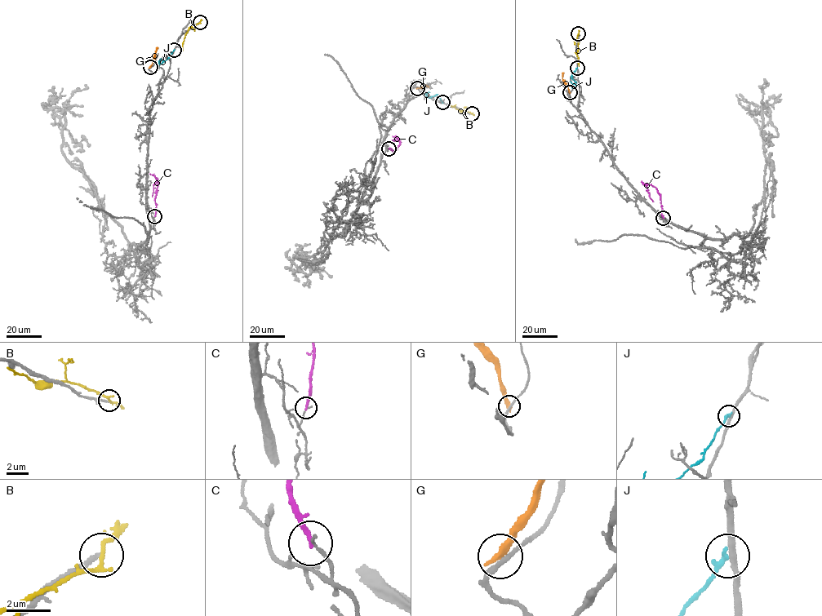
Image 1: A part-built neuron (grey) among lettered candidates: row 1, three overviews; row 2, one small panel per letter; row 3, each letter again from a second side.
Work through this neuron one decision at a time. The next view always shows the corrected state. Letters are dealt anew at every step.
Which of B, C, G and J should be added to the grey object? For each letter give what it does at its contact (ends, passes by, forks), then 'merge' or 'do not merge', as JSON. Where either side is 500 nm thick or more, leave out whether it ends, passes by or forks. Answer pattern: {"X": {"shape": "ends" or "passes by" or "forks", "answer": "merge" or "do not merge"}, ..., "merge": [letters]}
{"B": {"shape": "passes by", "answer": "do not merge"}, "C": {"shape": "ends", "answer": "do not merge"}, "G": {"shape": "ends", "answer": "do not merge"}, "J": {"shape": "ends", "answer": "do not merge"}, "merge": []}

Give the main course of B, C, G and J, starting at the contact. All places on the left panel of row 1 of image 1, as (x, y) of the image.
B: (200, 22), (188, 28), (181, 50)
C: (154, 215), (154, 197), (159, 179), (153, 185), (152, 197)
G: (149, 67), (158, 47)
J: (173, 50), (170, 56), (158, 63), (162, 59)

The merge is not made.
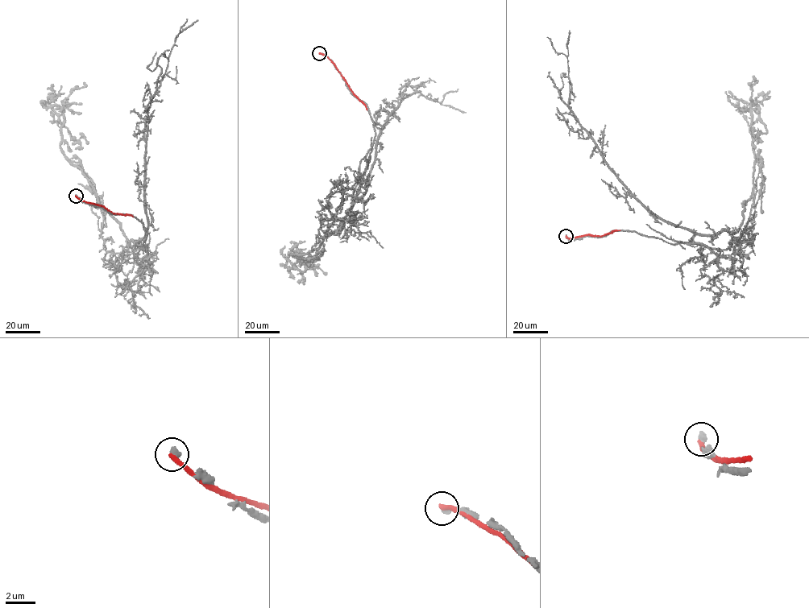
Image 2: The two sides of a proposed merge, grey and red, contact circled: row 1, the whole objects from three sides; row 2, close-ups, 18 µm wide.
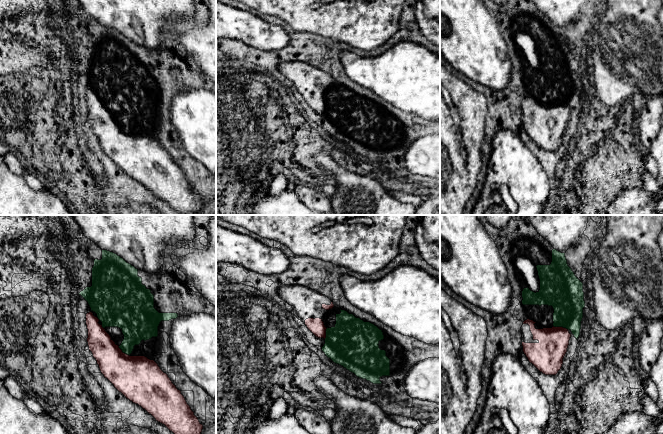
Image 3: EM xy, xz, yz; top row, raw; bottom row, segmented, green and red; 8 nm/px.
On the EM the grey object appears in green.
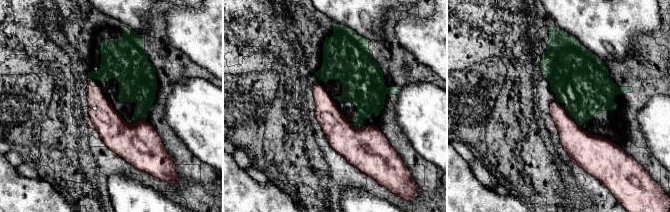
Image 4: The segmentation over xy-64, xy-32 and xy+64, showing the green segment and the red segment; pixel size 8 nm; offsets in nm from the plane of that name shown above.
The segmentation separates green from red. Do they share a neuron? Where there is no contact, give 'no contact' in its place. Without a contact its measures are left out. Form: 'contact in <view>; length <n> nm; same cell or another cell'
contact in yz; length 130 nm; another cell

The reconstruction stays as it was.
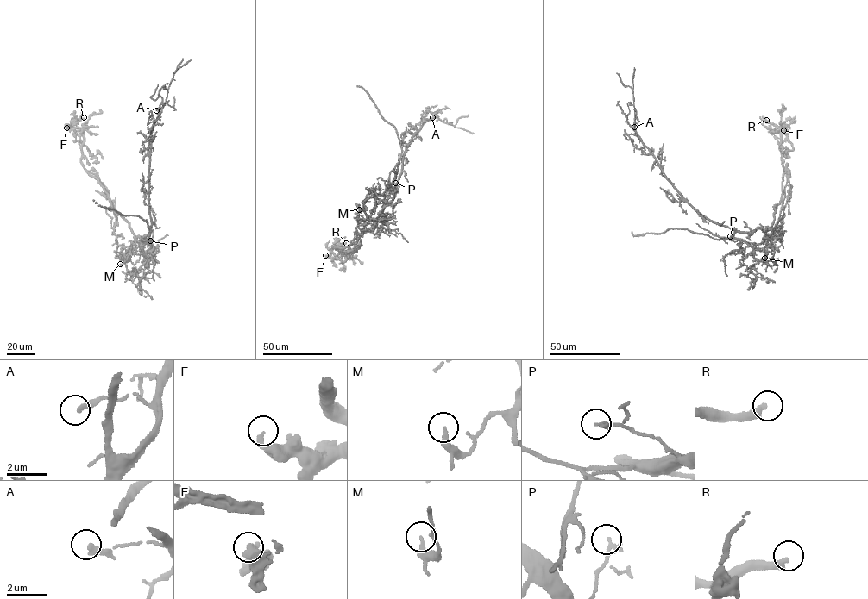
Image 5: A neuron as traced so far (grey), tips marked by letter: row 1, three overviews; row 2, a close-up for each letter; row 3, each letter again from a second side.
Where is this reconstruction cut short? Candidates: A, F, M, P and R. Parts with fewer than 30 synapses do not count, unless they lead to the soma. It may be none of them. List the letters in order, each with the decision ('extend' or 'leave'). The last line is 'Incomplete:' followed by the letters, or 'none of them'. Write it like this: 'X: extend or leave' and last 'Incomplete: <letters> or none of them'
A: leave
F: leave
M: leave
P: leave
R: extend
Incomplete: R

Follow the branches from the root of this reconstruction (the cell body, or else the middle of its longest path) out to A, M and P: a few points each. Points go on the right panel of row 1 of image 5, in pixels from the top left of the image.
A: (745, 232), (735, 231), (710, 221), (689, 204), (665, 176), (655, 156), (635, 131), (634, 127)
M: (745, 232), (761, 228), (769, 235), (764, 258)
P: (745, 232), (736, 232), (732, 236), (735, 239), (730, 236)

